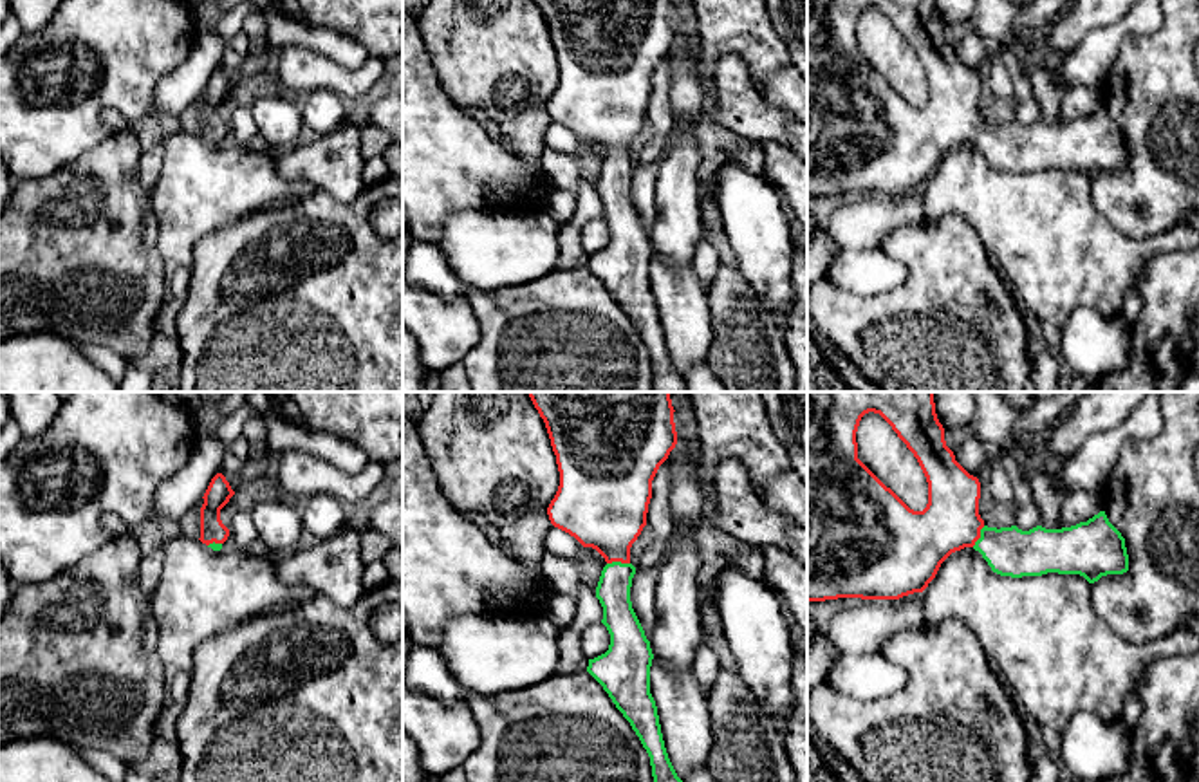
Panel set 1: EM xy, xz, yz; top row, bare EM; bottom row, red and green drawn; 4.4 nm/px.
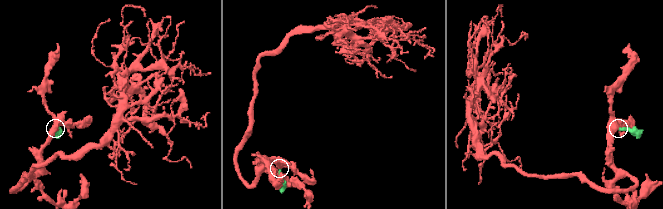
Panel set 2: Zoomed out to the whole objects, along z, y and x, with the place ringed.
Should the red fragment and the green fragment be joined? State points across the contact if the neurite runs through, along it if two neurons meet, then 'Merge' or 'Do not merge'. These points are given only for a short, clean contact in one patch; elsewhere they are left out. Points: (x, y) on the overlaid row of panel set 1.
Path across: xz (604, 506), (618, 560), (613, 591). Merge

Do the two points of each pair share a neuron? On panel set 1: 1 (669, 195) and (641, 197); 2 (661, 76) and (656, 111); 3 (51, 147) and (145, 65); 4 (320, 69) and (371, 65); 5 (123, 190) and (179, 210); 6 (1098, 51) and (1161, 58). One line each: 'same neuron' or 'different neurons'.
1: different neurons
2: same neuron
3: same neuron
4: same neuron
5: different neurons
6: different neurons

